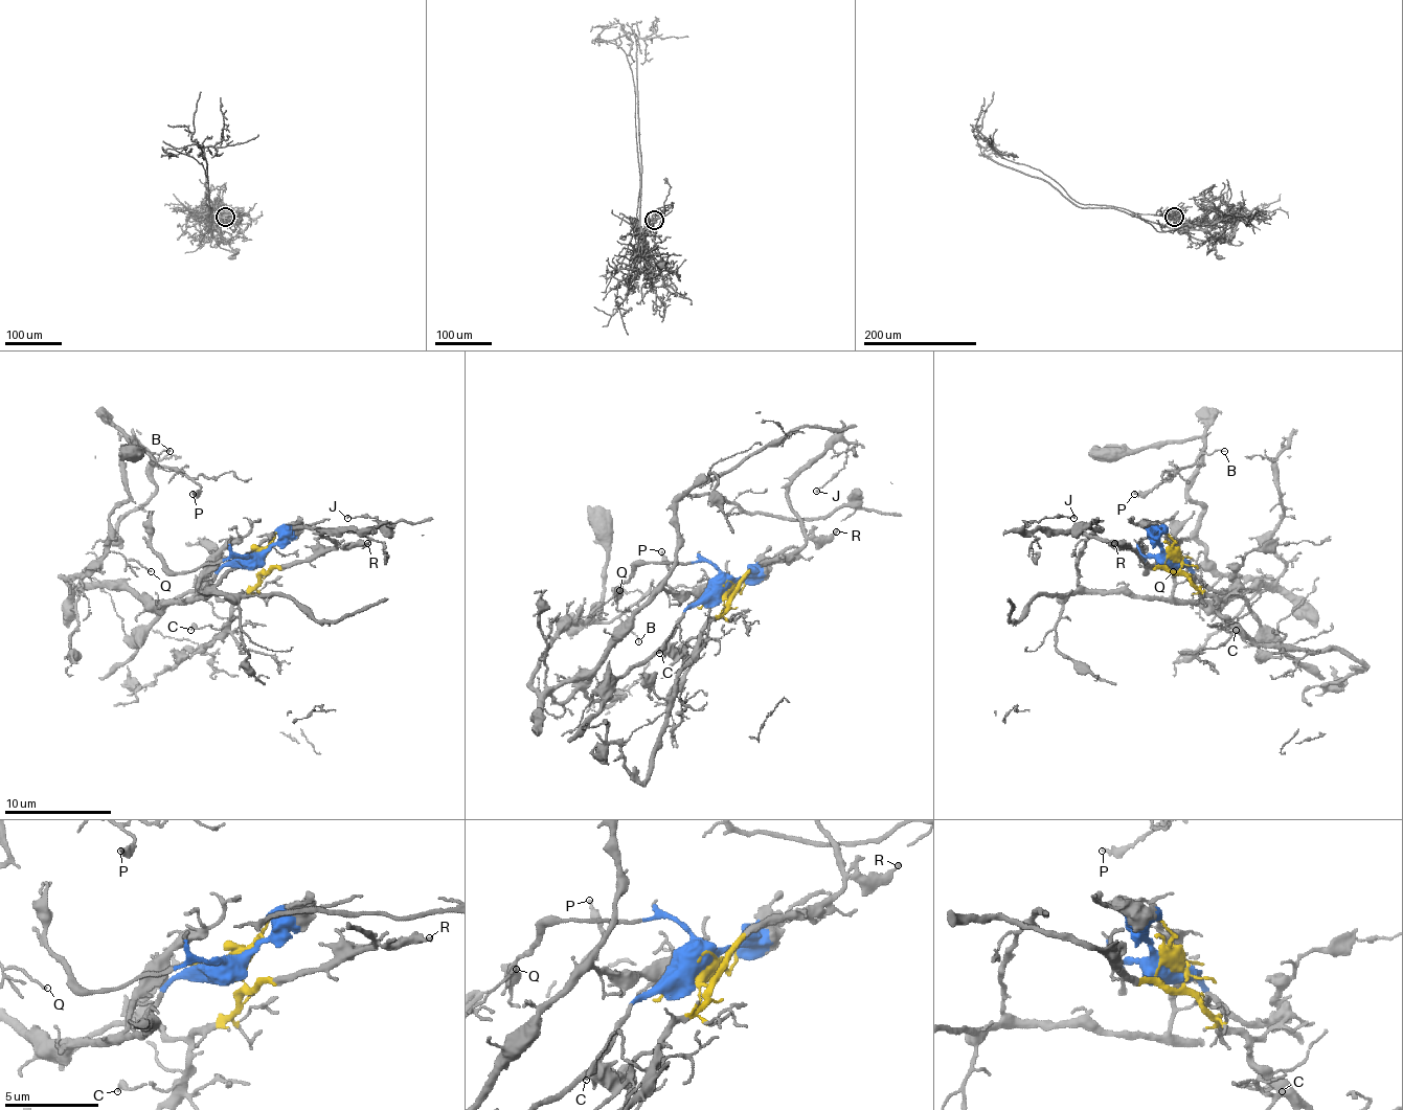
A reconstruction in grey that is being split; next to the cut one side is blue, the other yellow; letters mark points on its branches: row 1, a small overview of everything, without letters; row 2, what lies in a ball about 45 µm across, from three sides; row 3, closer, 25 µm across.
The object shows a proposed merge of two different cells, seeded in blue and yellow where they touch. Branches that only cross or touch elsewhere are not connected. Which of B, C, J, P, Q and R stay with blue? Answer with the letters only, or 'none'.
B, P, Q

